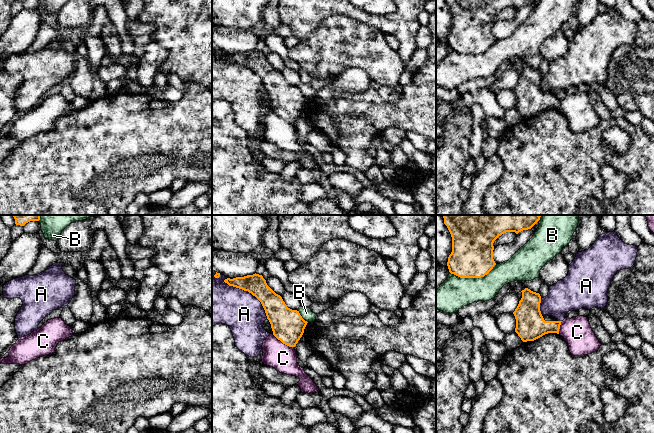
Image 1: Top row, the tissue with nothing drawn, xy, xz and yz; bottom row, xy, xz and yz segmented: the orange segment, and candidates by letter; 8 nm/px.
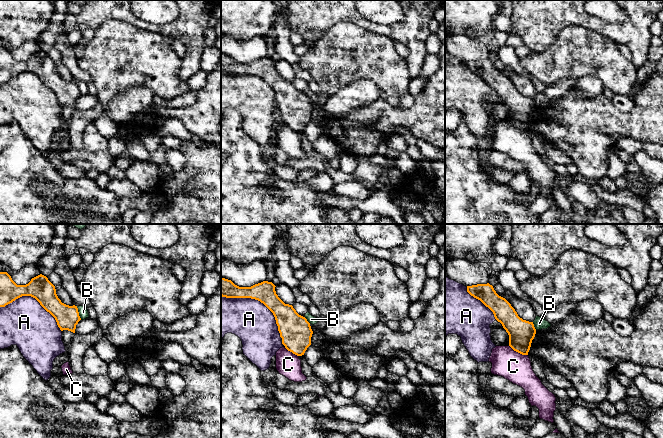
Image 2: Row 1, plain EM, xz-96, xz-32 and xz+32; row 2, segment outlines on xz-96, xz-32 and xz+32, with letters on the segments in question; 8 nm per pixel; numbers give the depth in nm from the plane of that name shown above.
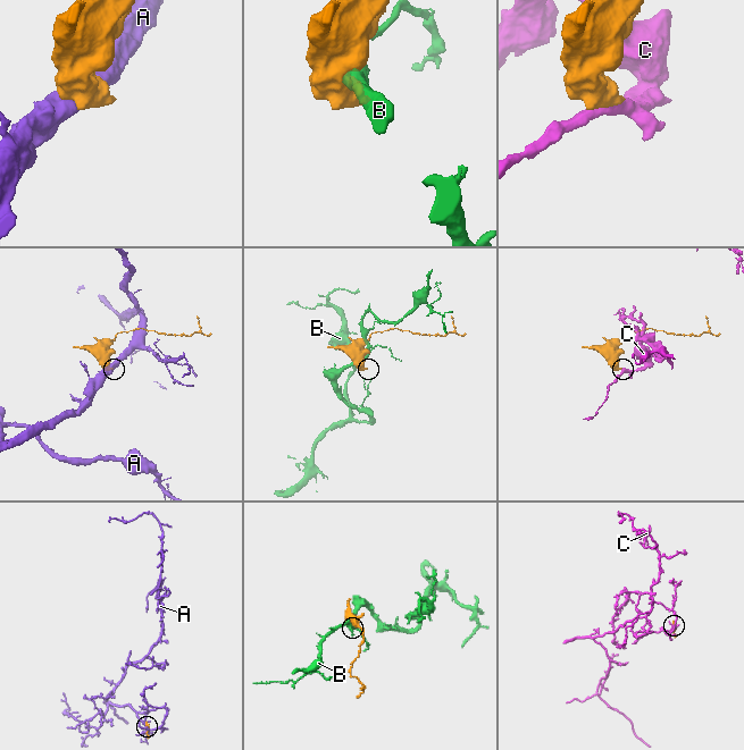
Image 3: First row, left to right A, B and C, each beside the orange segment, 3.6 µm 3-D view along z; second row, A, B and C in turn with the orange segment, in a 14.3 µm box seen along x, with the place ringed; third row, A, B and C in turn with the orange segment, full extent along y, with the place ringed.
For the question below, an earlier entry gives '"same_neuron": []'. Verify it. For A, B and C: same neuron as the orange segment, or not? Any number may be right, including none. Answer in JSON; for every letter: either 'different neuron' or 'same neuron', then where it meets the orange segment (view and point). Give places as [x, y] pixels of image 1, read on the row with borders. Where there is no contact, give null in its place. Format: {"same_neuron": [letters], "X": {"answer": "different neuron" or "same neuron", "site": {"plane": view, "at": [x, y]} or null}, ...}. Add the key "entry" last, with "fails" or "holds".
{"same_neuron": [], "A": {"answer": "different neuron", "site": {"plane": "xz", "at": [250, 292]}}, "B": {"answer": "different neuron", "site": {"plane": "yz", "at": [473, 277]}}, "C": {"answer": "different neuron", "site": {"plane": "xz", "at": [283, 343]}}, "entry": "holds"}

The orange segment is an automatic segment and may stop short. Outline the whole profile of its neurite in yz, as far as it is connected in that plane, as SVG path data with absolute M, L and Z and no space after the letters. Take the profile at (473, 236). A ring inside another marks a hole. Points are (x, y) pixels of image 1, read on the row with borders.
M443 215L452 237L449 272L460 278L481 278L496 265L494 241L506 232L531 229L541 215Z

